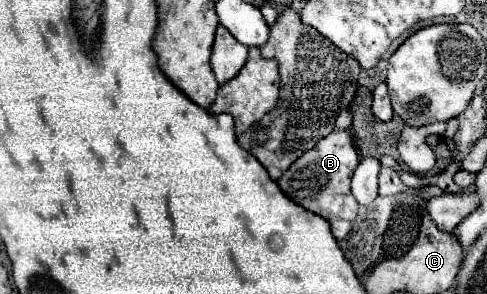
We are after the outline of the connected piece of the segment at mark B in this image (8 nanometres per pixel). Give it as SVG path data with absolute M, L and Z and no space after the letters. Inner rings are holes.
M334 130L326 138L322 138L312 150L304 152L278 180L280 190L298 206L326 218L330 222L330 230L336 240L342 240L356 218L358 202L350 190L350 178L360 162L356 146L352 142L352 134L348 130Z

